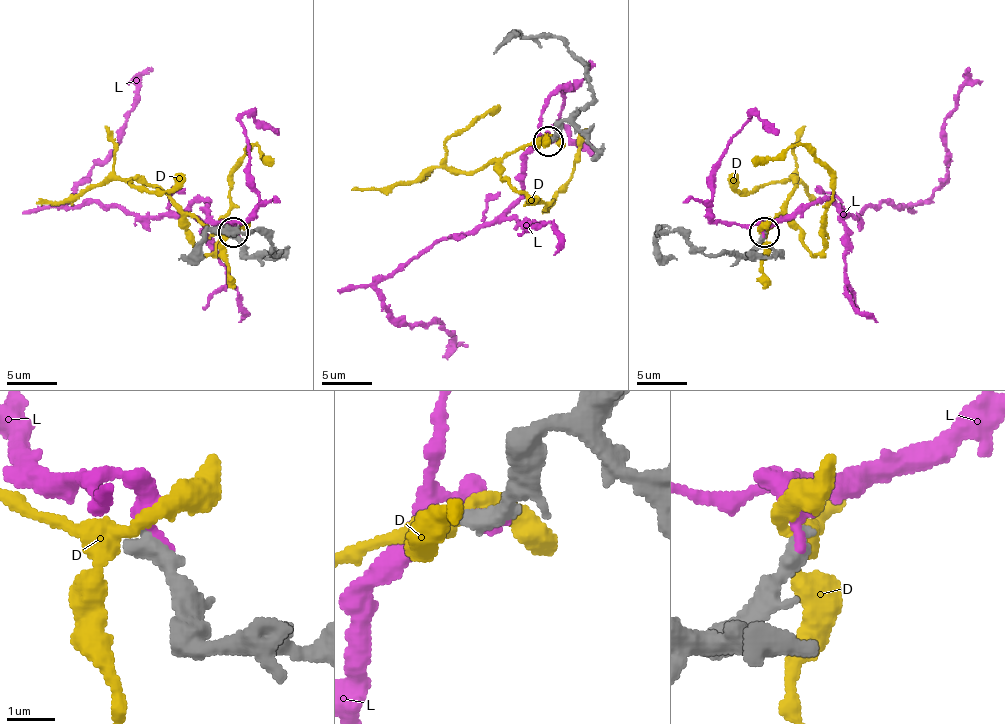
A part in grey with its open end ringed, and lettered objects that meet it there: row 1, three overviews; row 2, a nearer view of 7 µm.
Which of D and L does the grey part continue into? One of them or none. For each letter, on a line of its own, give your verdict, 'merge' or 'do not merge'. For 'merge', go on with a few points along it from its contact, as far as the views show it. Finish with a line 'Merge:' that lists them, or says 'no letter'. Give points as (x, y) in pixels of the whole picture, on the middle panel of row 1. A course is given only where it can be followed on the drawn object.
D: do not merge
L: do not merge
Merge: no letter

